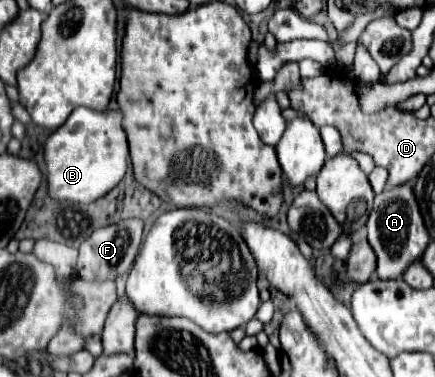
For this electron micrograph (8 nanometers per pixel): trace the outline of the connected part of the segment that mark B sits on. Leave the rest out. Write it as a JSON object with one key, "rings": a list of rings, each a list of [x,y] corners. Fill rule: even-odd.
{"rings":[[[79,107],[45,141],[43,159],[47,165],[47,195],[55,201],[93,203],[123,179],[127,157],[129,147],[121,127],[121,111],[97,113],[93,109]]]}

